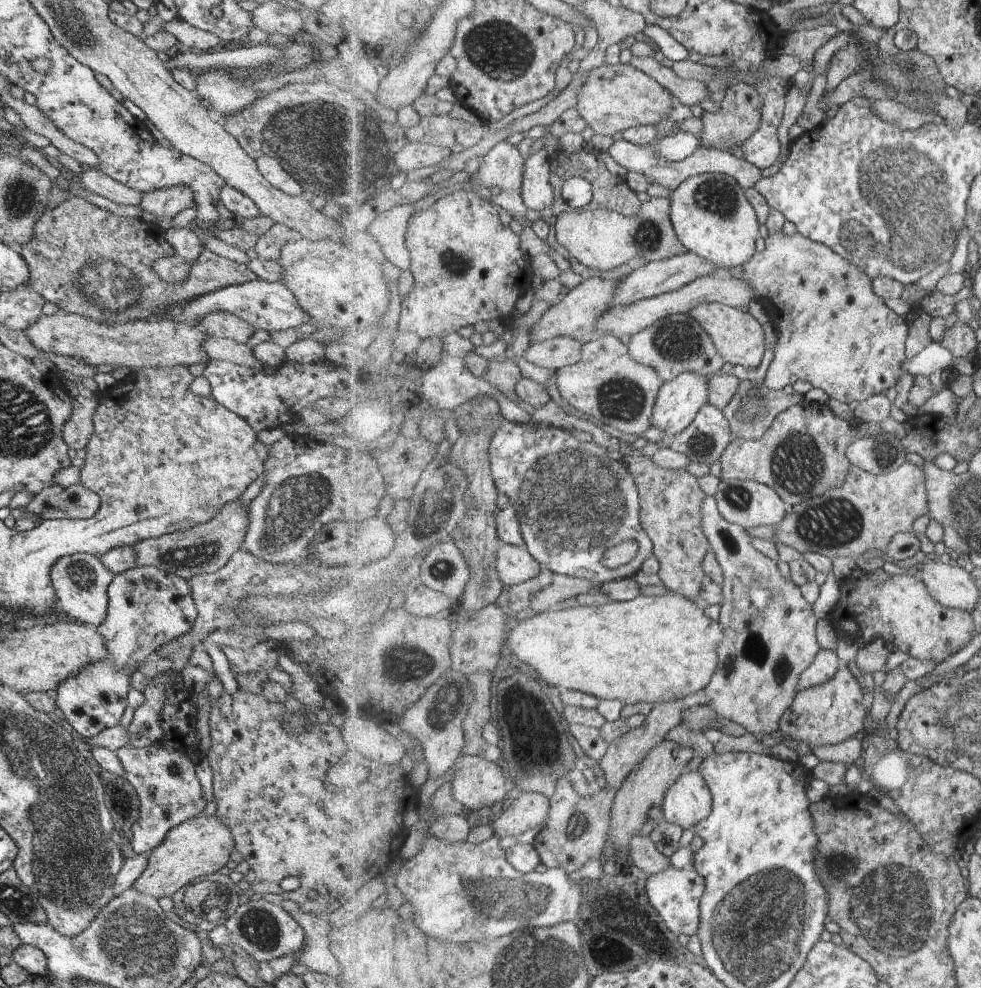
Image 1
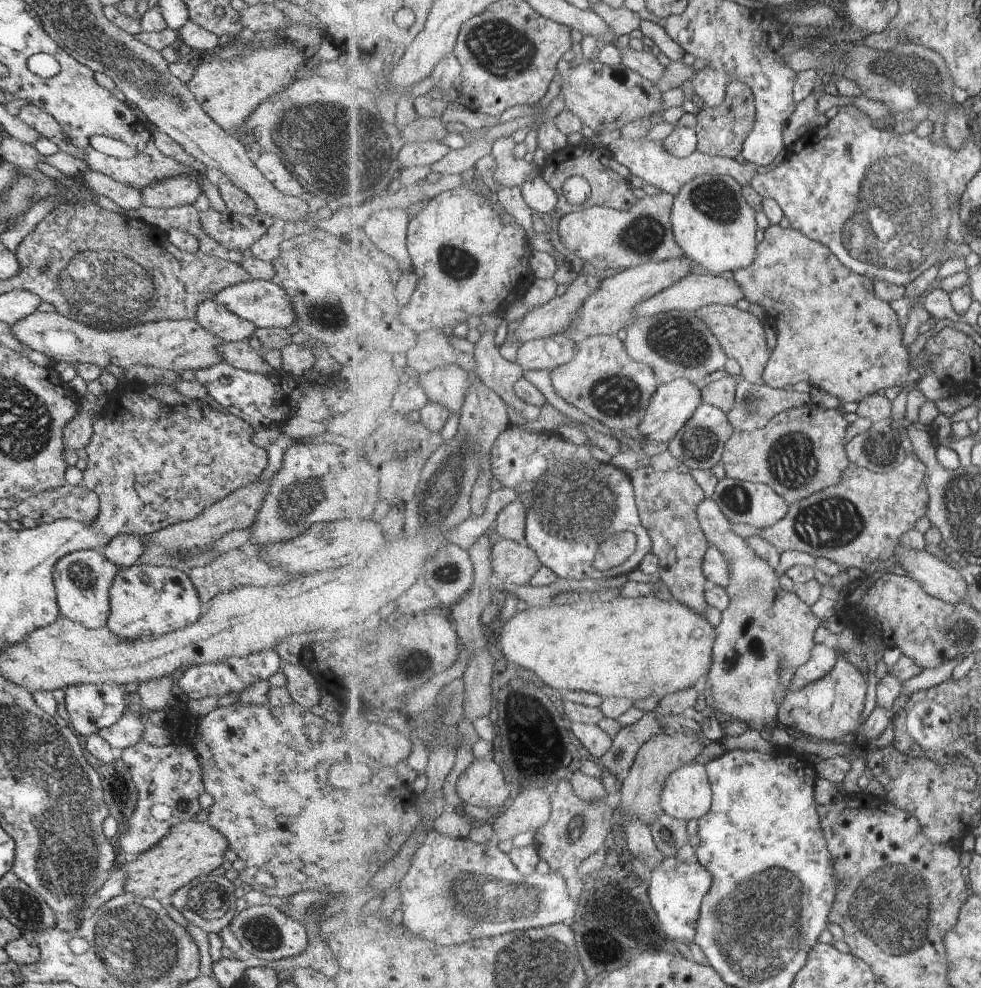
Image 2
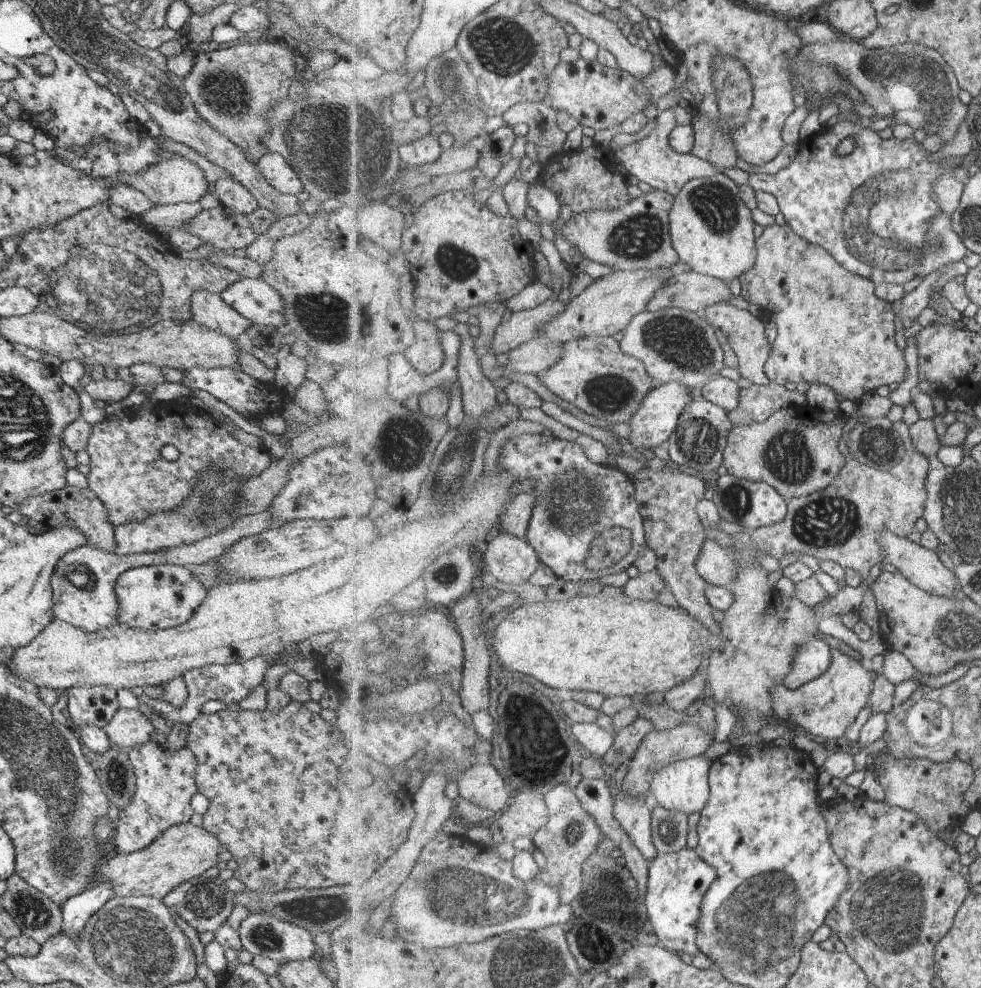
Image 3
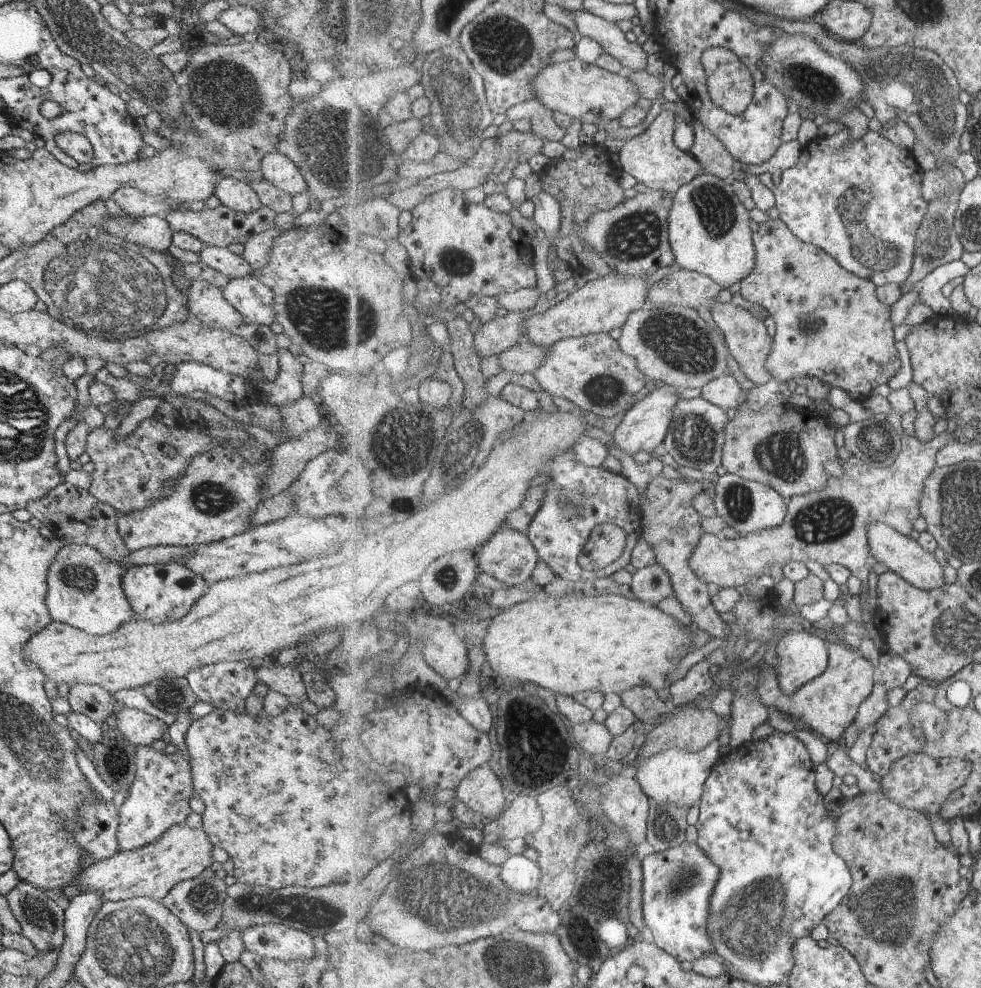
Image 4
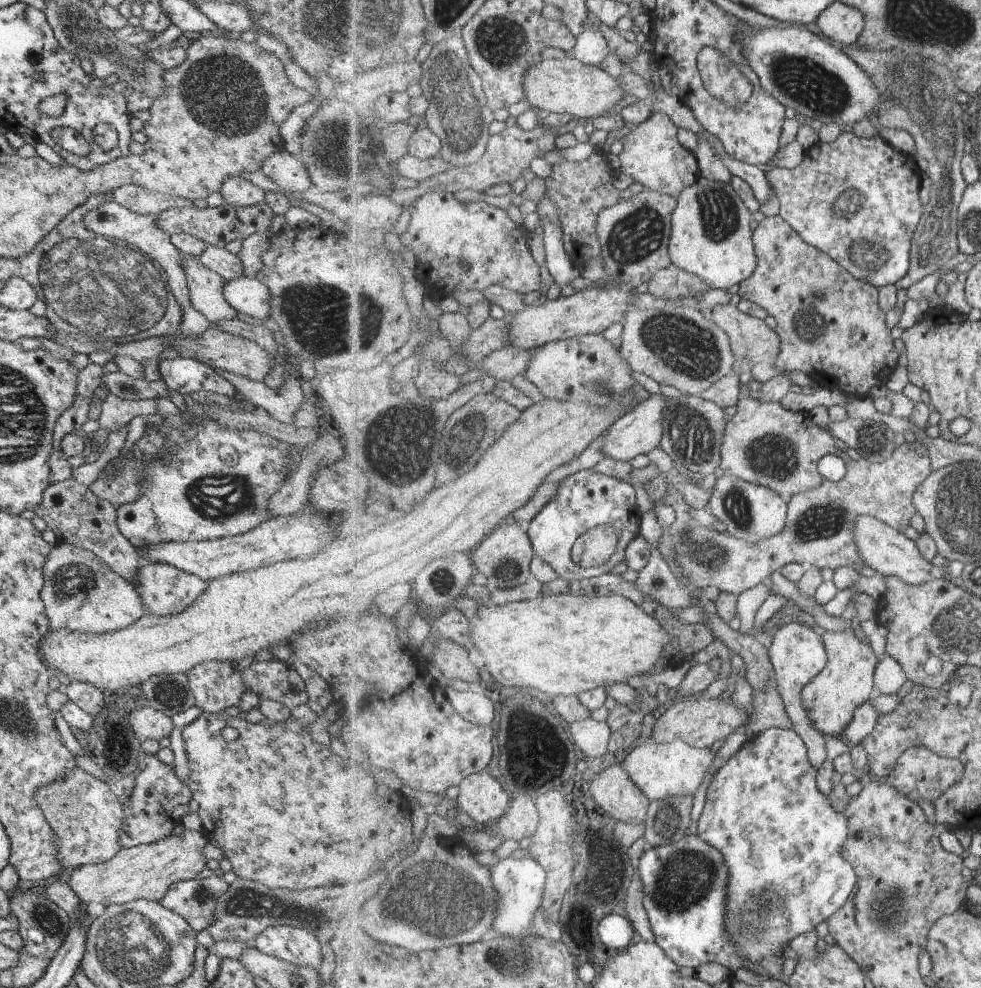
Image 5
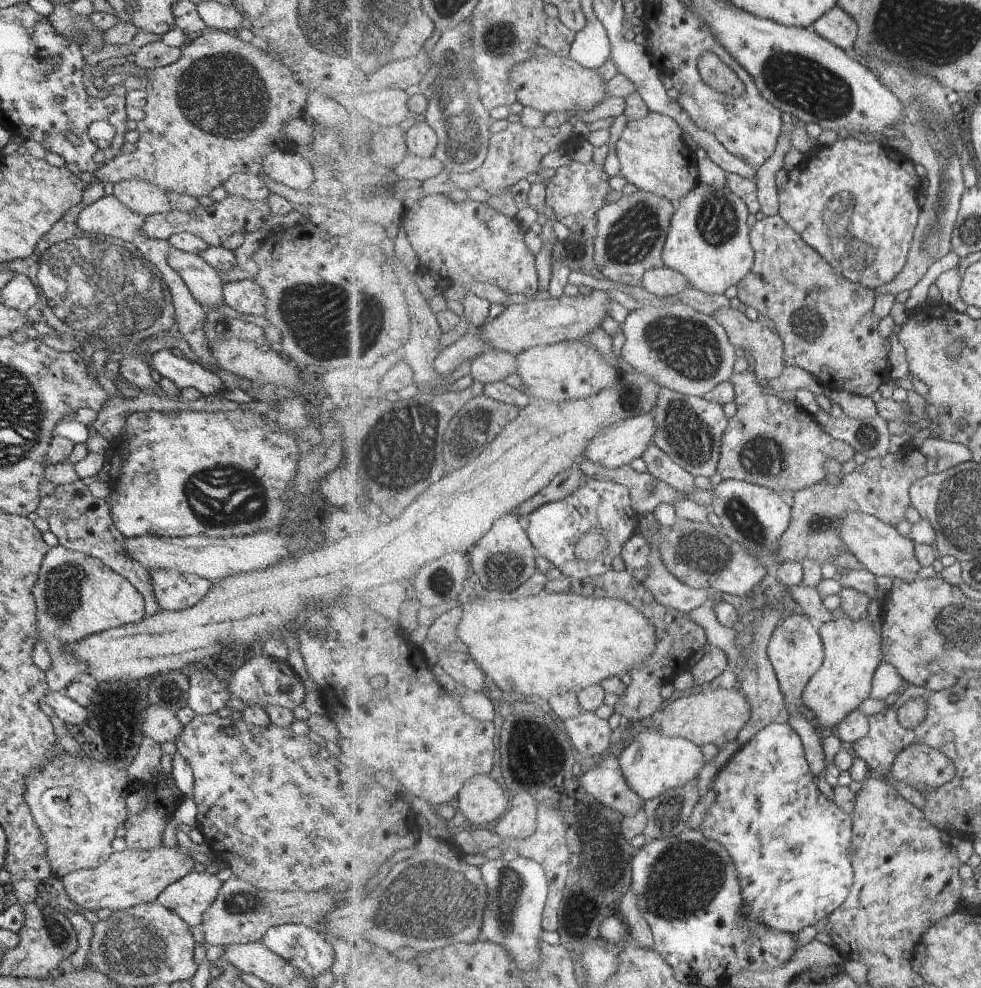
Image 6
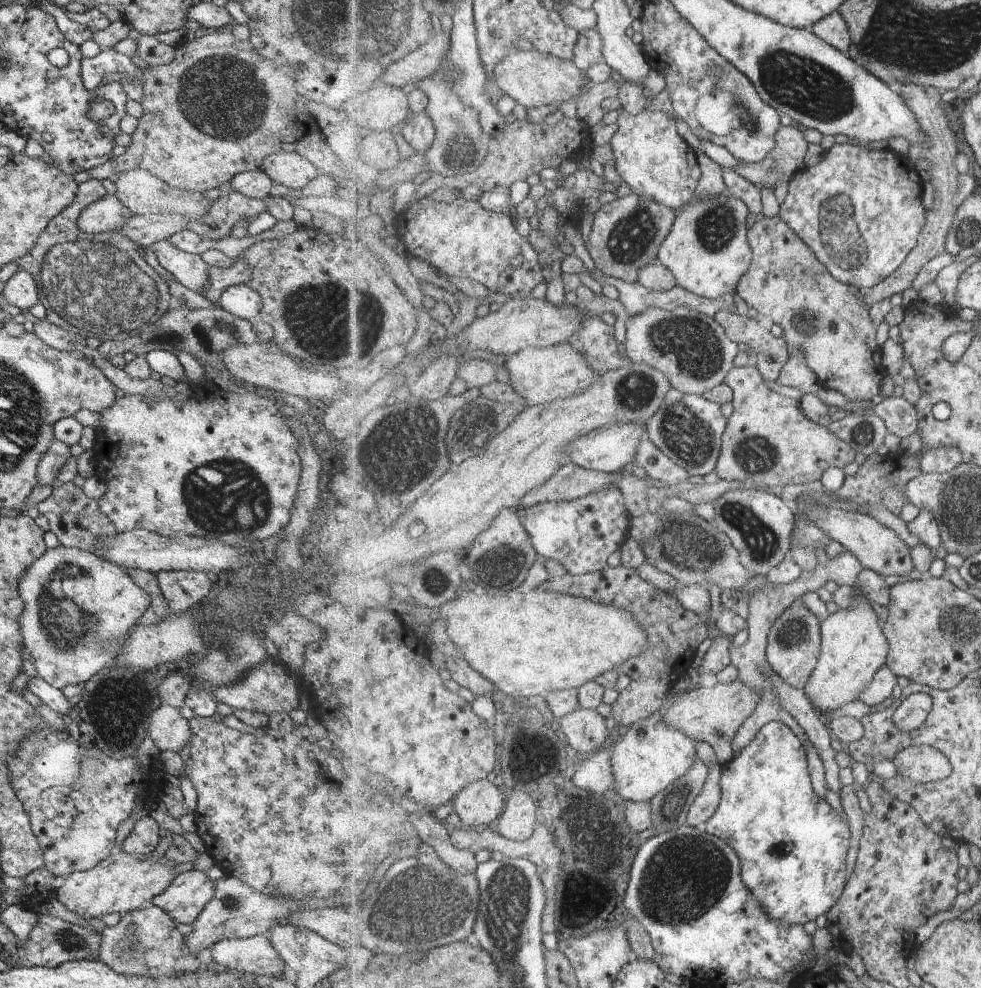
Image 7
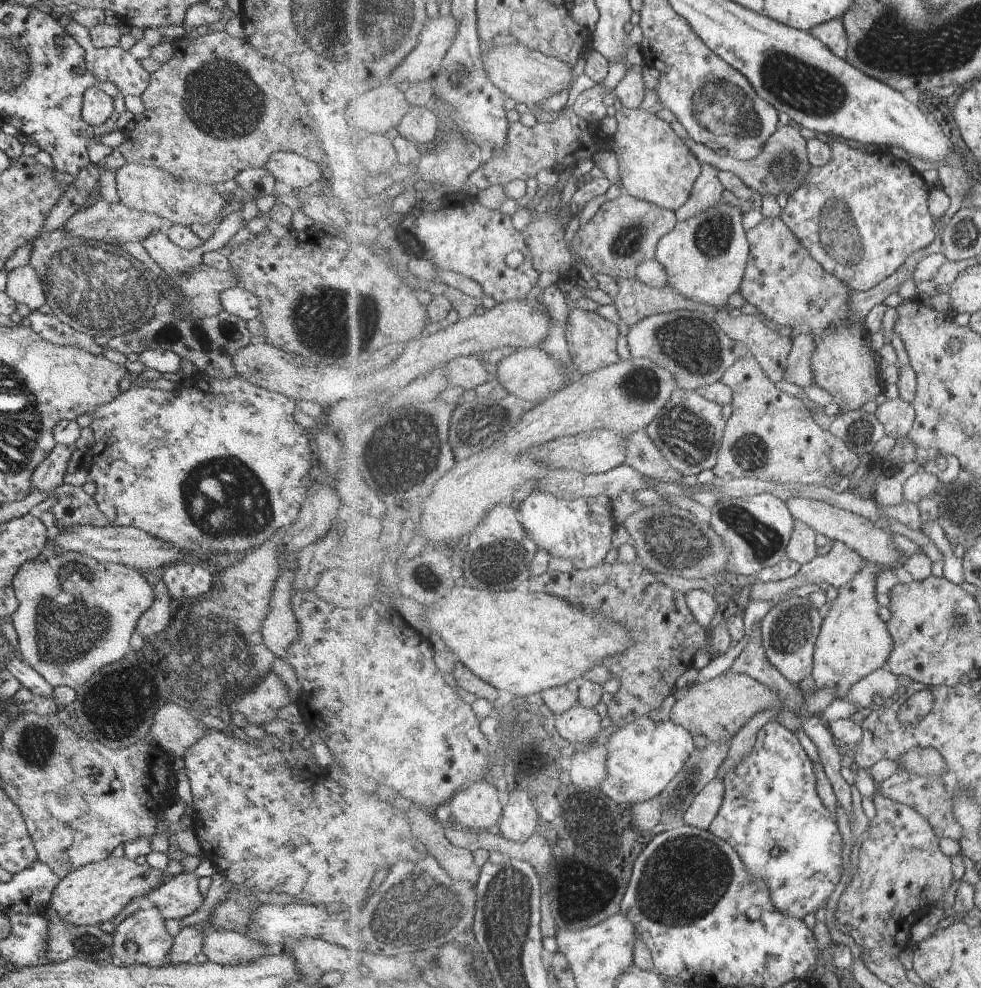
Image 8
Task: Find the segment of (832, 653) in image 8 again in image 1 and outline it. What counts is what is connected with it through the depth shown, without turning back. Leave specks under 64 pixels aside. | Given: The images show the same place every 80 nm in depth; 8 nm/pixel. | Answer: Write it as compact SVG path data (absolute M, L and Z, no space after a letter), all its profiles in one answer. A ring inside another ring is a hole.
M841 665L837 674L821 686L813 686L800 691L793 700L793 706L785 710L781 718L780 734L788 741L798 740L811 748L836 746L856 736L865 735L869 726L868 710L865 710L865 698L859 682L847 666Z

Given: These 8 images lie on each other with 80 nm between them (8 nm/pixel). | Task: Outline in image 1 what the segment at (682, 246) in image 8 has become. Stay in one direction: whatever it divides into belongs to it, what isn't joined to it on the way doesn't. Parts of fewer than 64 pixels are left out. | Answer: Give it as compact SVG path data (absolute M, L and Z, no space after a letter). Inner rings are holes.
M719 173L693 176L672 192L672 224L676 228L680 242L688 247L688 251L712 262L715 267L731 268L751 262L751 258L756 254L755 242L759 238L761 228L756 208L752 206L745 192L735 178Z

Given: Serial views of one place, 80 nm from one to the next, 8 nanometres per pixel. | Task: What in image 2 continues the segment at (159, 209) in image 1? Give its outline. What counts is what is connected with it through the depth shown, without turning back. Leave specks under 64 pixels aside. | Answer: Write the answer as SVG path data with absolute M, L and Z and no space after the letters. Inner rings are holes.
M185 174L166 179L140 191L142 206L153 209L173 209L191 205L200 195L200 183Z

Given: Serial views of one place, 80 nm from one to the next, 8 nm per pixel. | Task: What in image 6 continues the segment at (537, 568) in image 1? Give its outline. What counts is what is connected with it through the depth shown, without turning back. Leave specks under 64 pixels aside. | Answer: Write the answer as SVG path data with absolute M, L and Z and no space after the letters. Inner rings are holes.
M517 516L501 517L493 528L471 550L469 554L472 571L480 578L480 587L485 590L515 590L526 585L536 571L537 550L528 531L521 528Z

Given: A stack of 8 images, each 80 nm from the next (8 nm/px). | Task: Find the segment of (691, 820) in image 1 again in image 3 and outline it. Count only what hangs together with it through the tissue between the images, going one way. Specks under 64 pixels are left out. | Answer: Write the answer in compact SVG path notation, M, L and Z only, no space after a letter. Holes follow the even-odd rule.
M699 756L675 761L662 768L652 780L652 800L661 805L665 813L701 814L711 796L709 777L712 764L713 761Z

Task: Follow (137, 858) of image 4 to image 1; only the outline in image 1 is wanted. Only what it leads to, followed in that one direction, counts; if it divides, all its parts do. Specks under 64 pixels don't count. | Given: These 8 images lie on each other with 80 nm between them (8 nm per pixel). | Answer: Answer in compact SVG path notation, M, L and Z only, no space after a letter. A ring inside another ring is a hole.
M199 814L167 831L164 839L148 852L147 864L132 882L132 887L156 899L171 896L195 878L217 873L219 868L225 866L233 850L235 850L234 840L228 826L215 815Z

